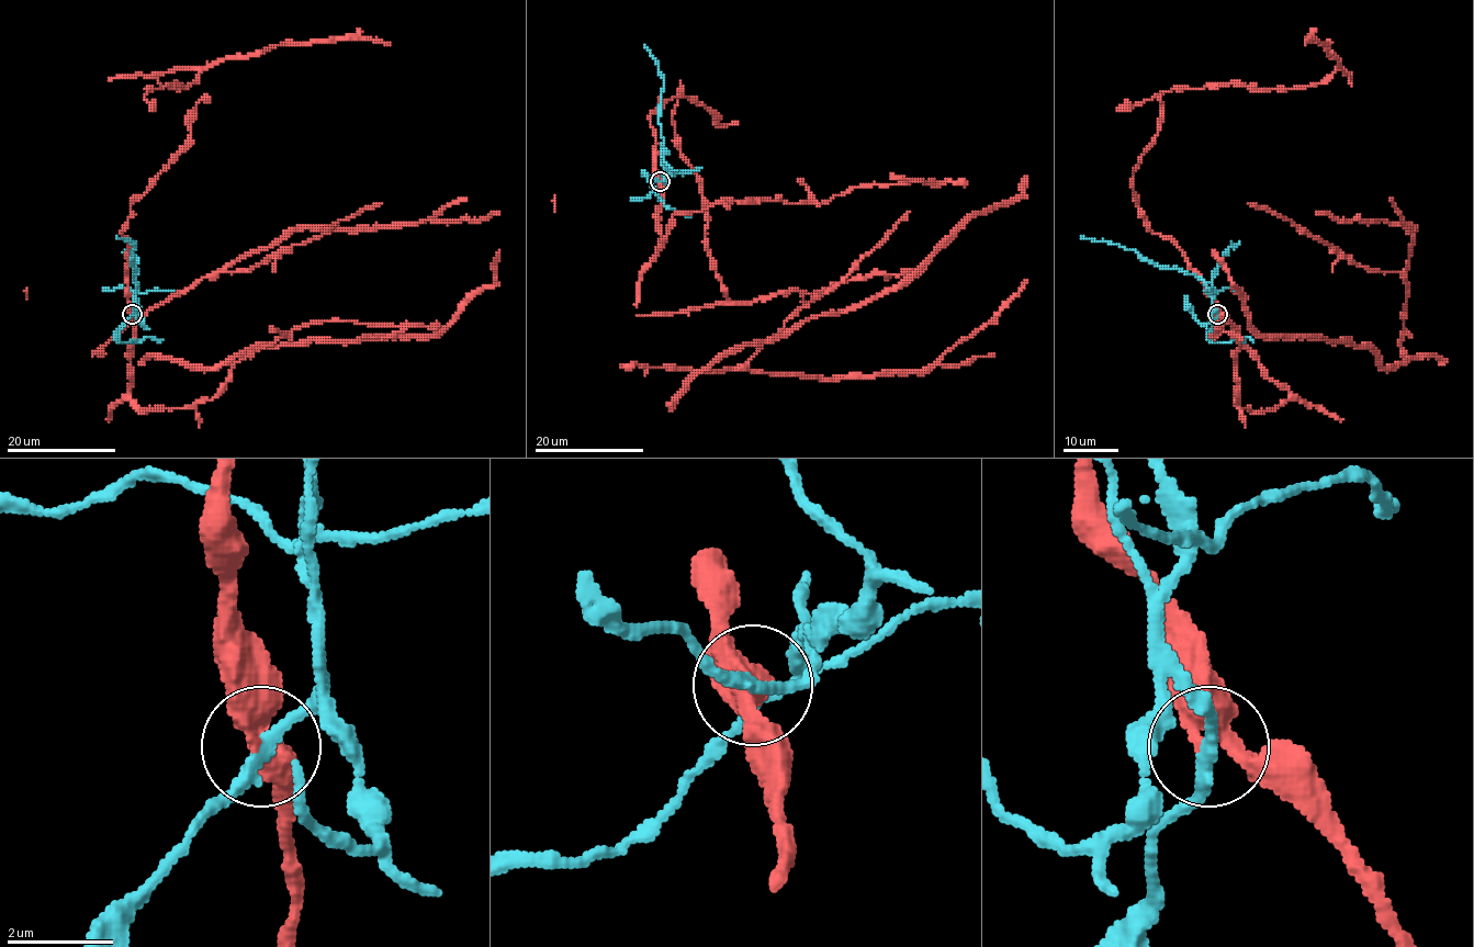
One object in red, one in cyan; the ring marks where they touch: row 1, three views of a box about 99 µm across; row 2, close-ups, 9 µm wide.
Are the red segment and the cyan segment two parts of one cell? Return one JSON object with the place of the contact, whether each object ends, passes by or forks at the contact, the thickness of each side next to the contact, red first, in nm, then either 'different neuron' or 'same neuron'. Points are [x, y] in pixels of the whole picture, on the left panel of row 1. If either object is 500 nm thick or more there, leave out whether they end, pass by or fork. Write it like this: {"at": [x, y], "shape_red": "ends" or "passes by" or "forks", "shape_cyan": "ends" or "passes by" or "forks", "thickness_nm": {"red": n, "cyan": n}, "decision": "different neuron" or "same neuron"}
{"at": [132, 314], "shape_red": "passes by", "shape_cyan": "passes by", "thickness_nm": {"red": 400, "cyan": 240}, "decision": "different neuron"}

